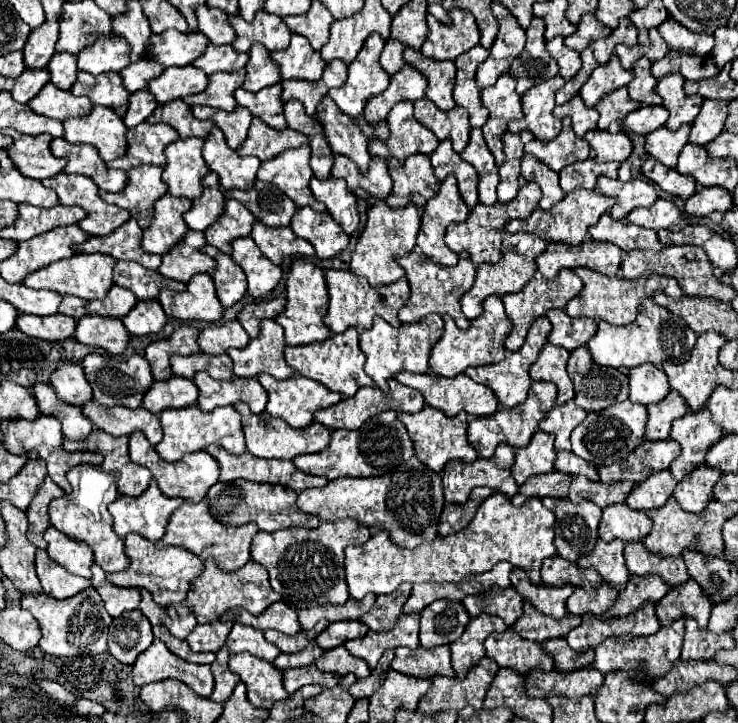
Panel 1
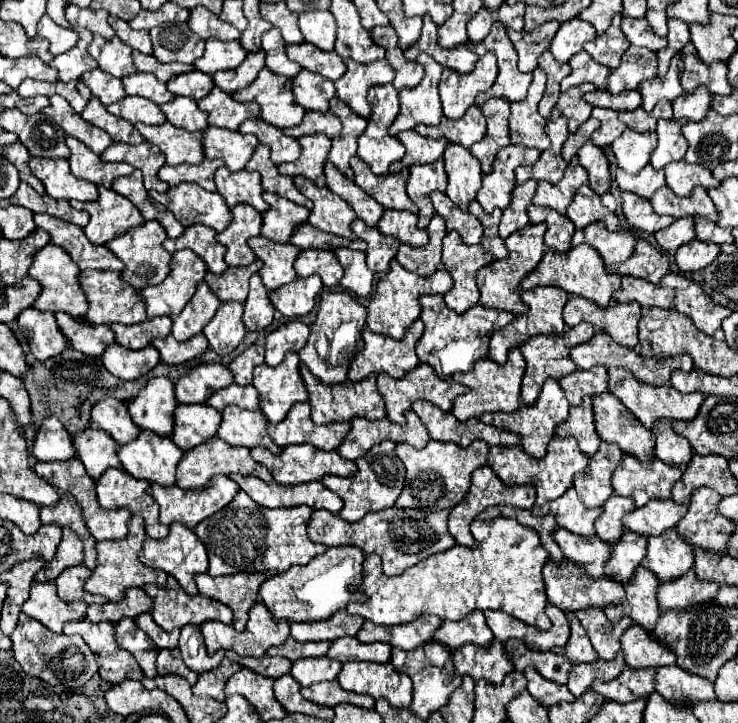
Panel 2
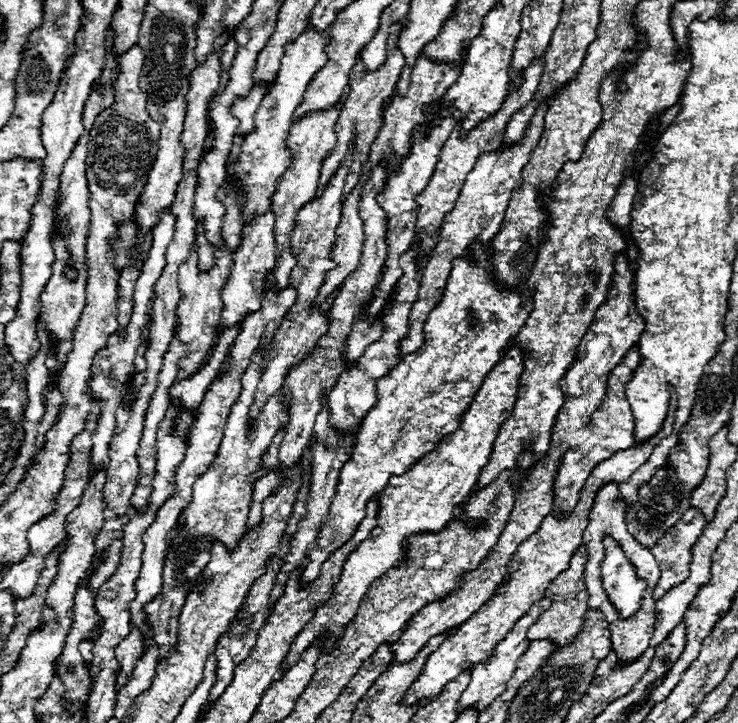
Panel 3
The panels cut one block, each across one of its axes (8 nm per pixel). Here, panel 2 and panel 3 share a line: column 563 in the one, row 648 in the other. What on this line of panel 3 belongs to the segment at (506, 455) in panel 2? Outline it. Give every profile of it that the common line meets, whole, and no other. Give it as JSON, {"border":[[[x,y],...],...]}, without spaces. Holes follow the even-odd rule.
{"border":[[[676,408],[668,410],[668,418],[662,424],[662,430],[652,436],[650,440],[646,440],[642,446],[634,446],[628,452],[616,452],[616,456],[610,456],[608,460],[600,462],[588,476],[582,492],[580,492],[580,500],[572,512],[572,516],[568,516],[568,520],[558,520],[556,516],[546,516],[540,524],[540,528],[528,538],[524,540],[524,544],[520,544],[520,548],[516,550],[516,556],[510,564],[510,580],[508,584],[500,586],[498,596],[494,596],[488,604],[484,604],[482,608],[478,608],[478,612],[474,612],[452,636],[448,636],[438,650],[432,652],[432,656],[428,656],[424,672],[420,672],[416,684],[412,684],[412,688],[408,688],[408,696],[404,696],[404,704],[408,706],[426,706],[428,702],[432,702],[434,698],[440,696],[440,692],[444,690],[444,686],[454,680],[460,672],[476,666],[476,664],[484,664],[488,662],[488,658],[492,656],[496,644],[500,640],[504,640],[508,636],[508,632],[512,630],[512,626],[526,614],[526,610],[536,604],[546,588],[550,586],[550,582],[564,572],[570,566],[570,558],[574,556],[574,552],[578,550],[578,546],[582,544],[582,532],[586,528],[586,518],[588,512],[594,504],[596,492],[600,490],[602,484],[606,482],[628,482],[630,476],[648,462],[654,446],[660,444],[662,438],[672,434],[672,424],[674,424],[674,412]]]}

